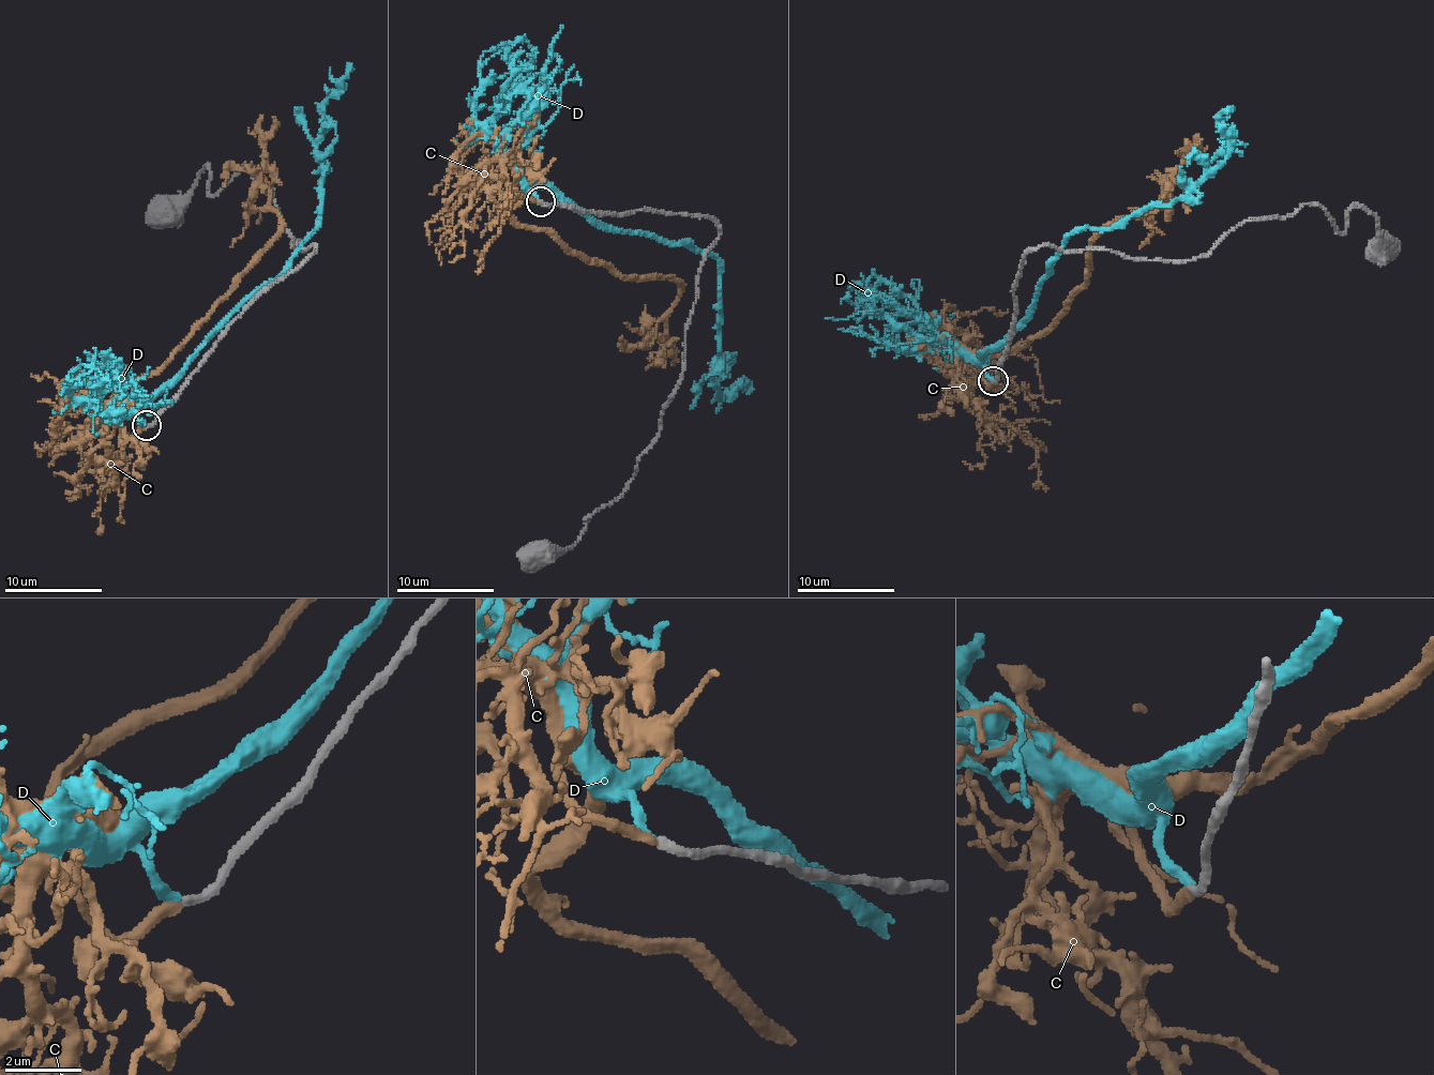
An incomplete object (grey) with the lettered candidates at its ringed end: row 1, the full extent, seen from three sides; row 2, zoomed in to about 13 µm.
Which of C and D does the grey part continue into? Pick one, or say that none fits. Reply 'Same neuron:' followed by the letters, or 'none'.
Same neuron: D

